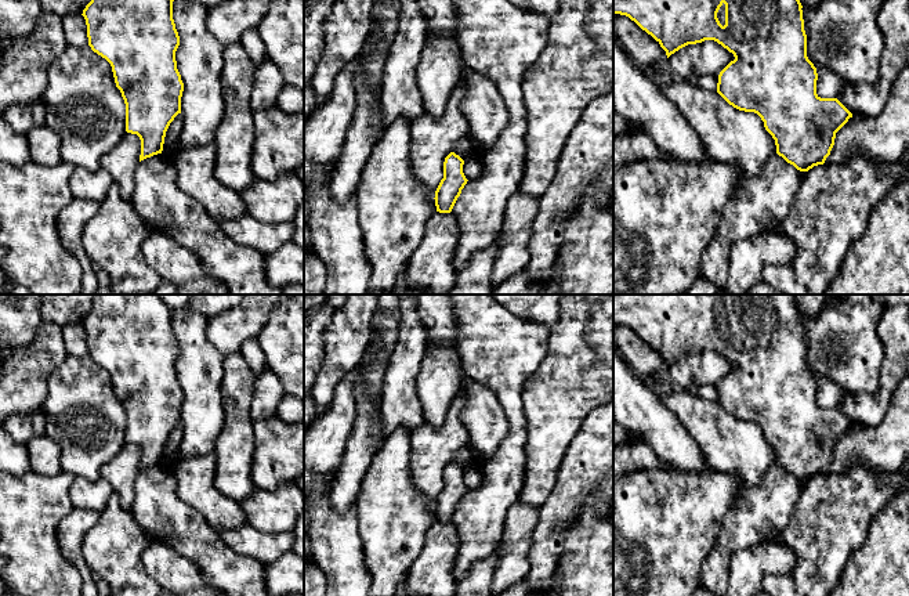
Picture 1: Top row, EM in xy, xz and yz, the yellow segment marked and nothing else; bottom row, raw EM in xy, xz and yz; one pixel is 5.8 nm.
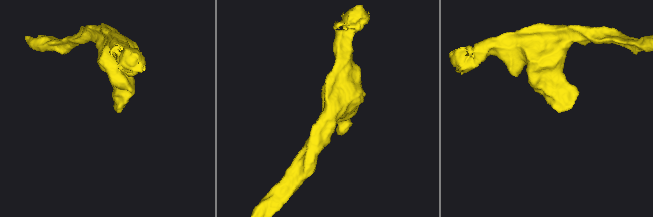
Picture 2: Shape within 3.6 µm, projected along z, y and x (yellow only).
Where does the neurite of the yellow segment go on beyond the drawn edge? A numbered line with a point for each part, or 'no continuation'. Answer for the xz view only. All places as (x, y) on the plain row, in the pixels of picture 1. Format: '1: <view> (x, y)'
no continuation

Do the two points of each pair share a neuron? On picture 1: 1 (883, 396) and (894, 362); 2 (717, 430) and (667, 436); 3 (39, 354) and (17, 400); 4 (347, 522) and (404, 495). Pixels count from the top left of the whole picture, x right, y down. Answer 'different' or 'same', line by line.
1: same
2: different
3: same
4: different

